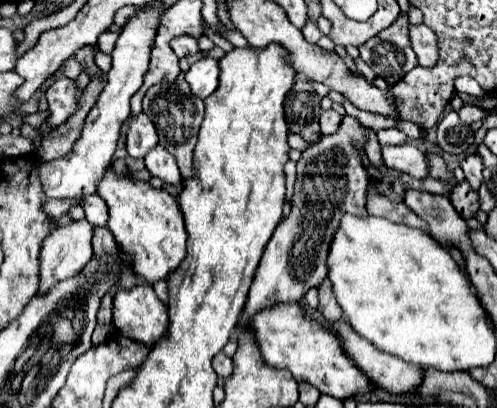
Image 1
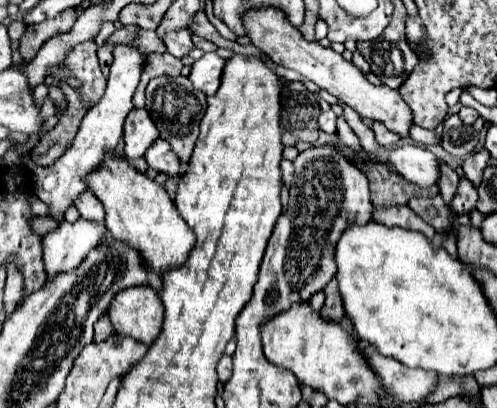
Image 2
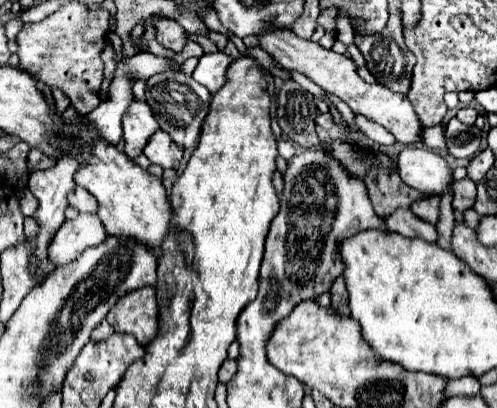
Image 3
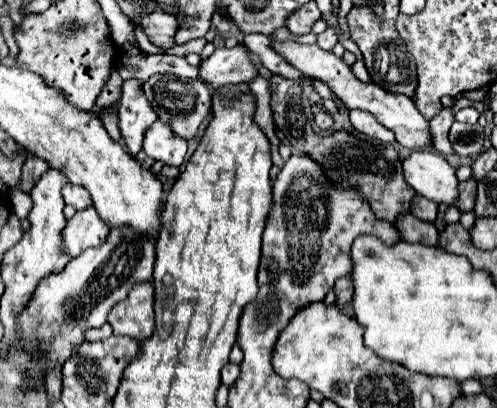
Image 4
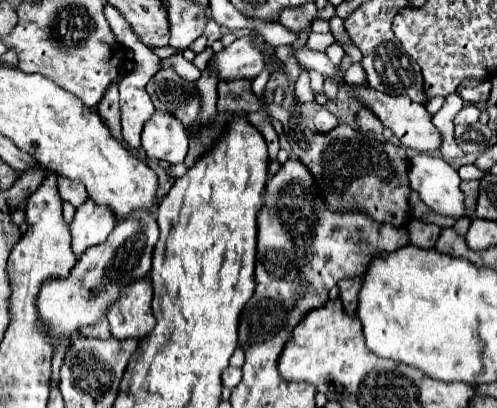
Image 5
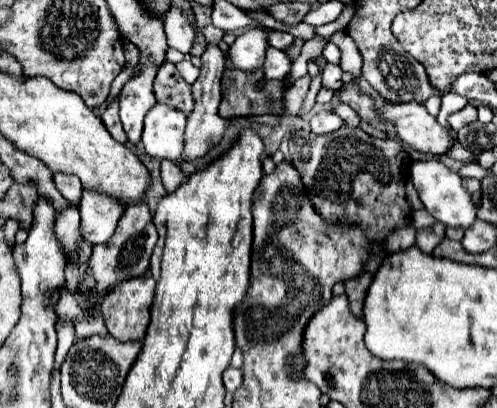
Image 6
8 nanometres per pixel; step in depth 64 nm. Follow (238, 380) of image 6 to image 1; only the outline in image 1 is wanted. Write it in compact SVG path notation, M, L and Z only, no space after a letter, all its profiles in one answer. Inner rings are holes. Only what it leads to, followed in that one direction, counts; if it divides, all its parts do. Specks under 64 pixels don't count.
M220 352L216 358L214 358L214 370L218 376L222 378L228 378L232 374L232 358L228 358L224 352Z

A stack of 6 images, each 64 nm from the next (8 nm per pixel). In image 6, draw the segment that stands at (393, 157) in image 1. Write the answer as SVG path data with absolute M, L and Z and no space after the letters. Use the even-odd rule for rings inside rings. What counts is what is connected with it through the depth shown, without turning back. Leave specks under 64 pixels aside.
M420 160L412 166L412 180L420 194L424 208L444 226L448 228L464 228L468 230L476 222L476 204L472 204L470 192L462 186L462 178L436 160Z

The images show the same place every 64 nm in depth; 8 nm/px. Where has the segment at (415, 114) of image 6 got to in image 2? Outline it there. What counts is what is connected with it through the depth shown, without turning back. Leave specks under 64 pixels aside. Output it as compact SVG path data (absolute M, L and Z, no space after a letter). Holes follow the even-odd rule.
M264 8L264 12L256 12L256 16L248 16L248 36L254 46L258 46L264 54L268 54L276 64L296 70L306 80L314 82L318 88L330 92L338 100L346 102L350 108L354 108L362 118L378 120L388 130L398 134L400 138L410 136L412 126L412 110L402 100L400 92L390 90L388 86L374 86L370 84L364 74L350 62L344 60L342 54L336 54L332 48L324 48L318 42L306 42L300 32L284 20L282 12L276 12L274 8Z

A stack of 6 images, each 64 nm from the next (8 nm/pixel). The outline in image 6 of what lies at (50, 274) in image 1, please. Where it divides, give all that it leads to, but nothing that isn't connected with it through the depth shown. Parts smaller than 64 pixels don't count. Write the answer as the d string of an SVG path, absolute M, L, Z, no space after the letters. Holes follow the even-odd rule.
M82 190L80 216L82 232L90 244L104 244L112 238L118 220L124 214L124 202L100 192Z

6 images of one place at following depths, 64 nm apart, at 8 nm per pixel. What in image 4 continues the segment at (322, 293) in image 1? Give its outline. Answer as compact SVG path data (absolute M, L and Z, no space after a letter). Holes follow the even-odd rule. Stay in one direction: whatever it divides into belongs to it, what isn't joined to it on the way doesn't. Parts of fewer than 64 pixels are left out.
M344 276L336 282L336 306L346 314L354 316L352 310L352 294L354 294L354 282L350 276Z

